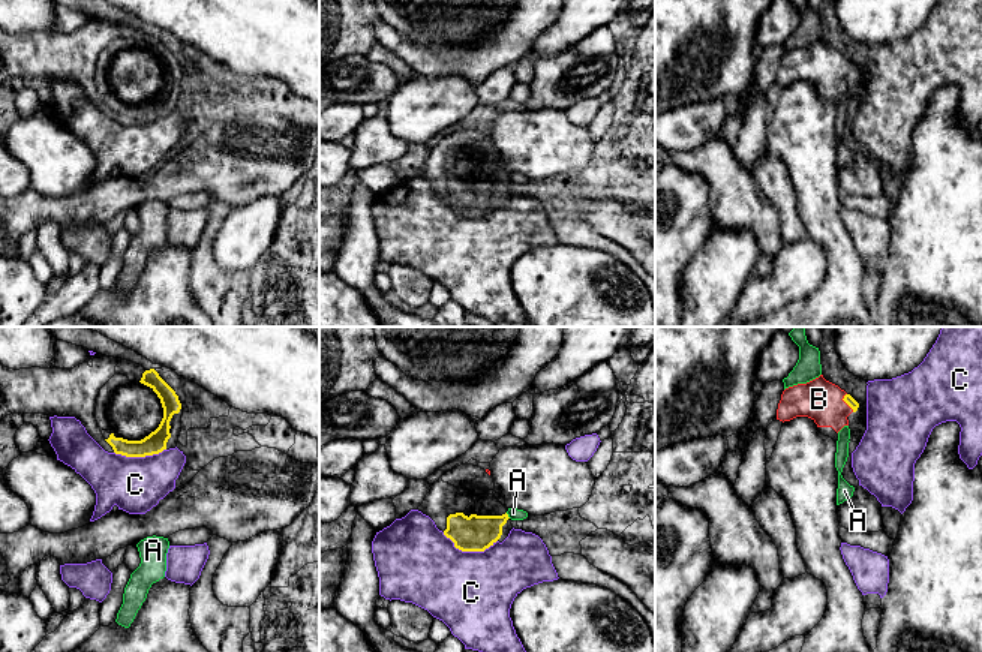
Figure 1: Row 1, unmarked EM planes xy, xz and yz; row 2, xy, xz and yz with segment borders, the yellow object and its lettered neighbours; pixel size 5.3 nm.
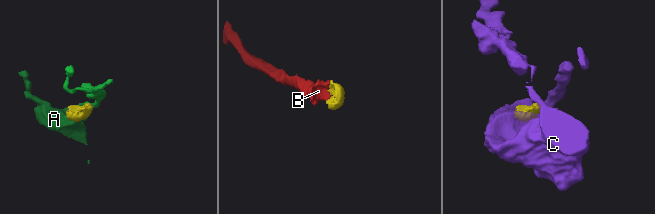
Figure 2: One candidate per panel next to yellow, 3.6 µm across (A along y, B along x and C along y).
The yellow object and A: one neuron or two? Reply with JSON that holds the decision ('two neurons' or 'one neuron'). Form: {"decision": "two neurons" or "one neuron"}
{"decision": "two neurons"}

